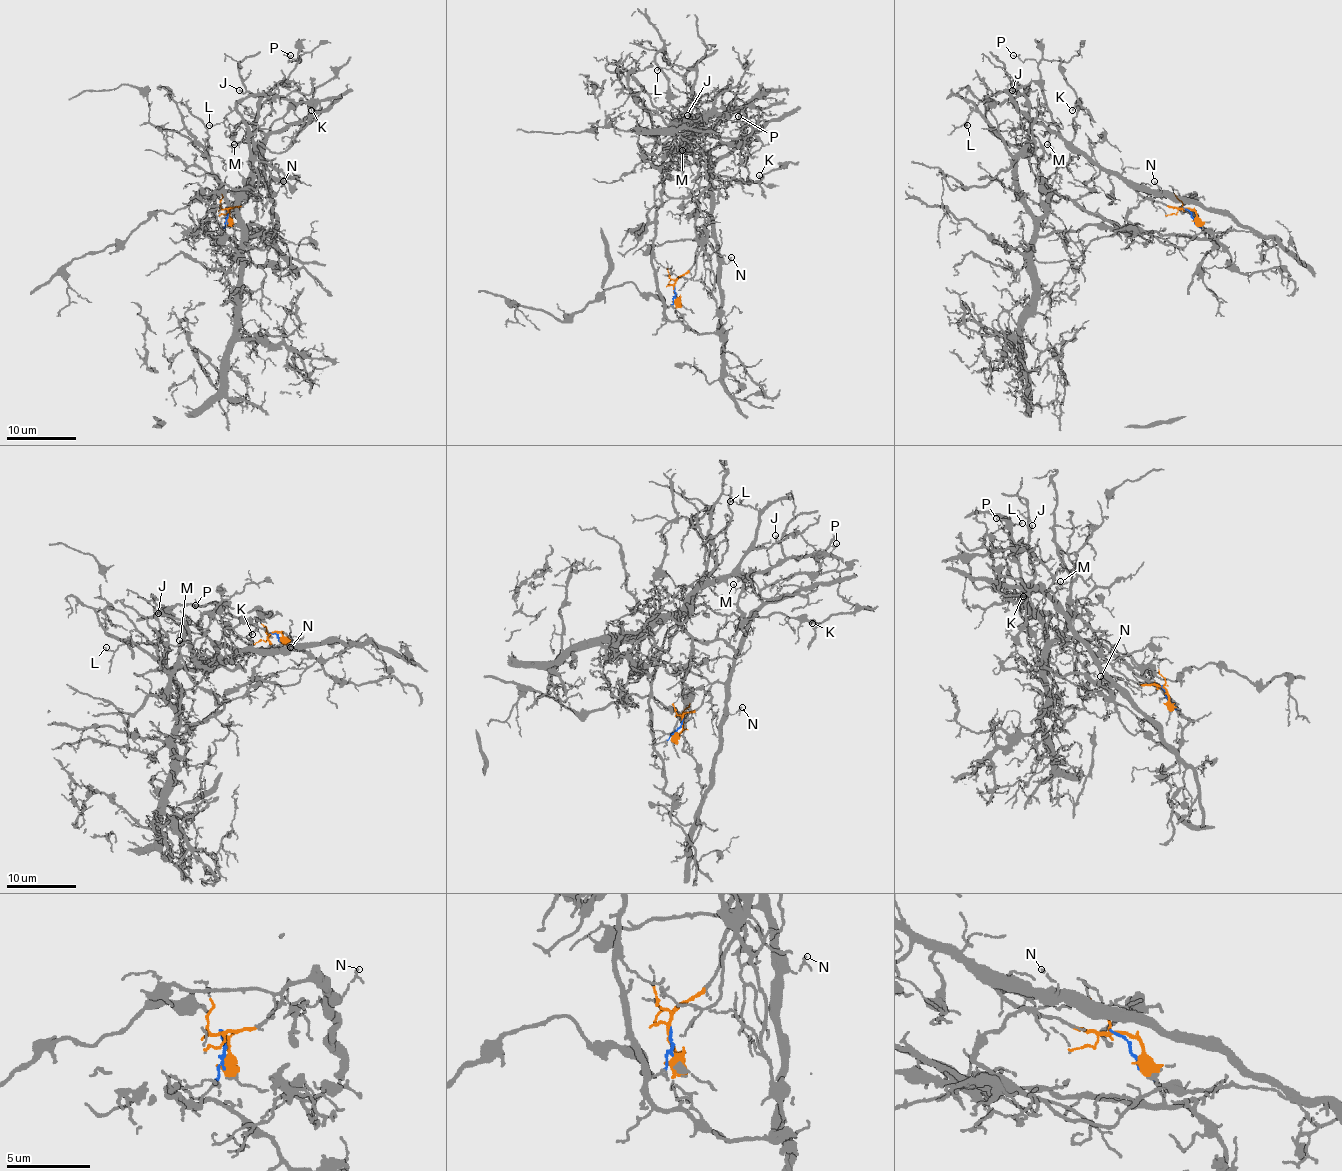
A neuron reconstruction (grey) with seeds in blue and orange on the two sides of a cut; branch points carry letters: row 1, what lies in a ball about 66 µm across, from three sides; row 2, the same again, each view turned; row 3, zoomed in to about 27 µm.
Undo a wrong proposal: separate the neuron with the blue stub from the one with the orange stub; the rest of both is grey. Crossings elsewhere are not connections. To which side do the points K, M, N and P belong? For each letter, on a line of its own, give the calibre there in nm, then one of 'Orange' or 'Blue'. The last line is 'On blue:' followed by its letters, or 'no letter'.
K: Thickness 90 nm. Orange
M: Thickness 70 nm. Orange
N: Thickness 90 nm. Orange
P: Thickness 80 nm. Orange
On blue: no letter

